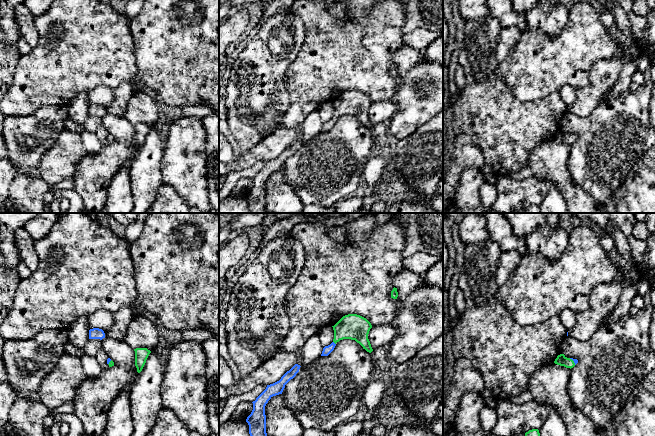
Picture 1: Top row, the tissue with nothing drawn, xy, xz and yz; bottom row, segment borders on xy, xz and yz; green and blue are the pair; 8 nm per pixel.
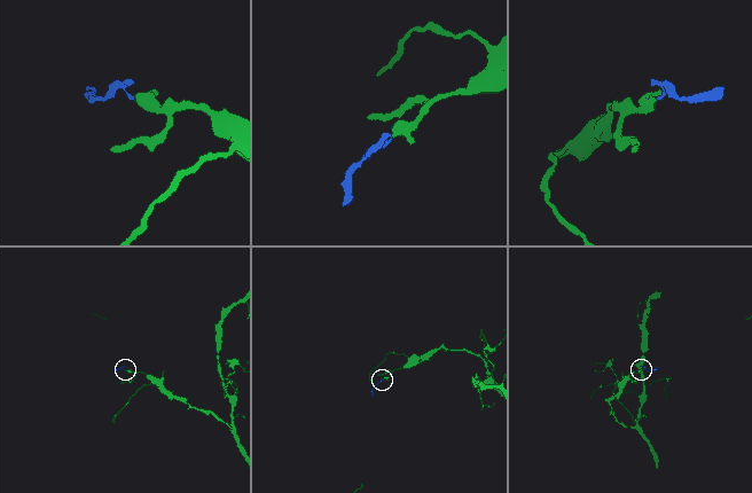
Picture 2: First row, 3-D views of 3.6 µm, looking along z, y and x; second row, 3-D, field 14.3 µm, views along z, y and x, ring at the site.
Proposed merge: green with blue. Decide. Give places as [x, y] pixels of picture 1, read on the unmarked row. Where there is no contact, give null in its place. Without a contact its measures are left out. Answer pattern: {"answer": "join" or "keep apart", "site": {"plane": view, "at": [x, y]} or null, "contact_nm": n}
{"answer": "join", "site": {"plane": "xz", "at": [334, 118]}, "contact_nm": 40}

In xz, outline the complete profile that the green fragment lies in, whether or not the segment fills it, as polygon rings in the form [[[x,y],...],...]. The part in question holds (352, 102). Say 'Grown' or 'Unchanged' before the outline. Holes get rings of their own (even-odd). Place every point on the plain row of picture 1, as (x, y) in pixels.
Grown. [[[348,90],[332,103],[334,106],[333,118],[323,124],[321,132],[328,132],[334,126],[336,119],[343,115],[355,116],[367,128],[373,127],[368,115],[372,101],[366,94],[357,90]]]

